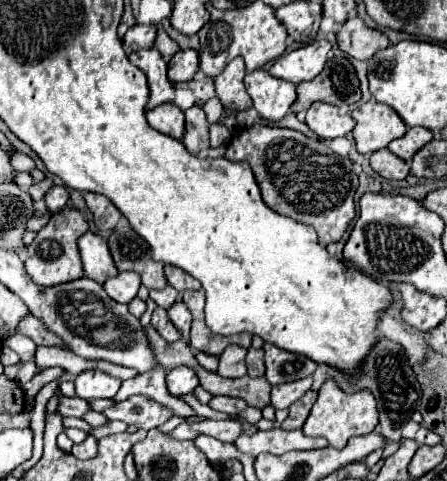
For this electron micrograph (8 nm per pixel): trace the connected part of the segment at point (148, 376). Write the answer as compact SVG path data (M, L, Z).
M153 366L151 370L143 372L141 376L129 380L129 382L123 382L119 392L113 396L113 402L121 402L125 398L129 398L131 394L145 394L149 398L153 398L155 402L161 402L165 404L167 408L173 408L173 412L177 416L195 416L193 408L189 404L185 404L183 400L179 398L173 398L167 388L165 388L165 376L167 376L167 370L163 366Z

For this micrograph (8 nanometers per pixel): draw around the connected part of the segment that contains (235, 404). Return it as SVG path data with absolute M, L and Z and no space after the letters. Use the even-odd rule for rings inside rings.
M213 396L211 400L209 400L209 406L213 408L213 410L217 410L217 412L225 412L225 414L237 414L237 412L241 412L241 410L245 410L247 408L247 404L243 402L243 400L233 400L231 396Z

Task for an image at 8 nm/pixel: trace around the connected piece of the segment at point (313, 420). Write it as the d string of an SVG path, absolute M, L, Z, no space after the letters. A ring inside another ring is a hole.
M327 380L319 392L317 392L317 402L313 404L313 410L303 426L303 432L307 436L325 436L329 440L329 446L333 448L345 448L347 440L351 436L365 436L371 434L377 426L377 406L373 400L373 394L369 392L355 392L355 394L345 394L337 388L333 380Z

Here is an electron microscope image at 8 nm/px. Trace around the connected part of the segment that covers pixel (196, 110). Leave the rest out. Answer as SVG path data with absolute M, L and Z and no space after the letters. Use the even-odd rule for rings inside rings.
M193 106L185 112L185 134L181 142L195 156L209 148L209 122L205 118L203 108Z

